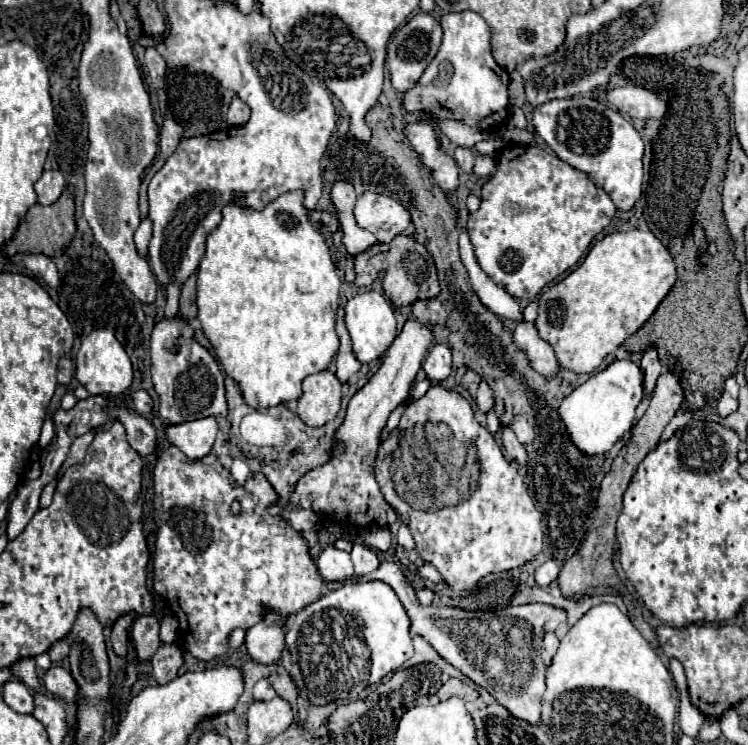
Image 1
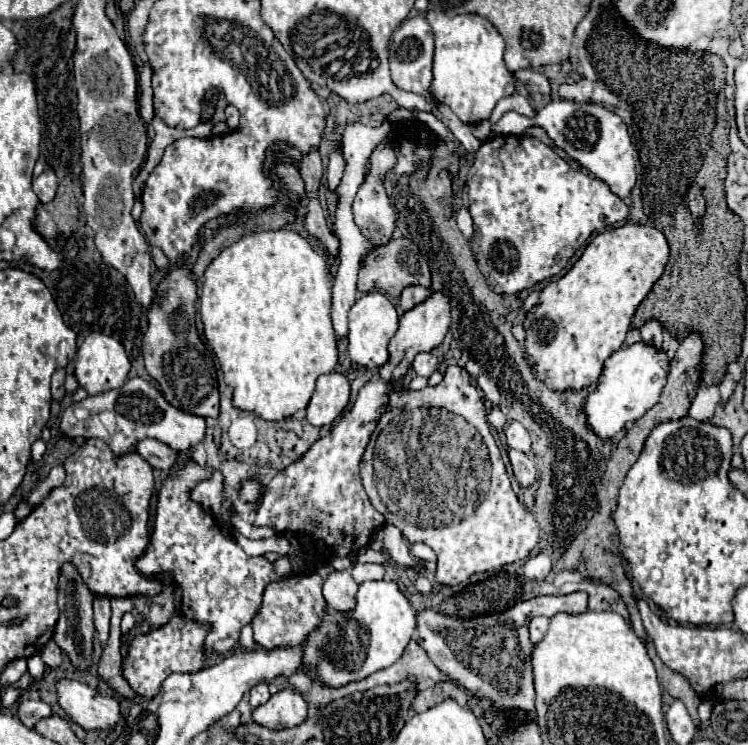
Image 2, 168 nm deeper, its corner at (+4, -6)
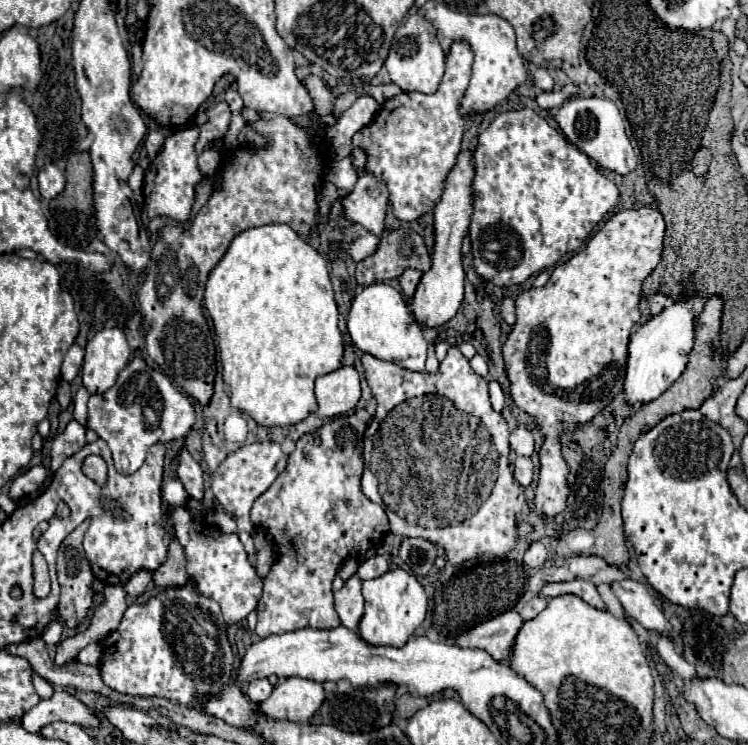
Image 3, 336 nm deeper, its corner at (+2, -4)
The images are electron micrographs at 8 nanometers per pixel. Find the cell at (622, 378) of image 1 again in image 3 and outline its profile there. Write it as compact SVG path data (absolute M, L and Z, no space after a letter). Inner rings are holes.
M694 296L678 300L632 332L628 346L626 380L624 380L624 392L628 404L638 404L638 402L646 404L650 400L656 400L666 388L670 388L674 380L680 378L688 362L688 354L692 352L694 346L696 316L692 312L692 306L694 306Z

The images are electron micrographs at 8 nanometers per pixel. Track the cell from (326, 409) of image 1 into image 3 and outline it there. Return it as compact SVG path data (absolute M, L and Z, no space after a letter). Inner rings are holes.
M342 366L316 380L318 416L334 418L352 410L360 400L360 374L354 366Z

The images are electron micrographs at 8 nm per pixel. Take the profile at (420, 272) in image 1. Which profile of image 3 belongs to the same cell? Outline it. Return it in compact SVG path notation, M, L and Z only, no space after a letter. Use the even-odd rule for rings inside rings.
M398 228L398 230L392 230L388 236L380 238L380 244L372 256L368 256L356 264L356 280L360 286L370 286L374 282L398 278L406 268L426 272L426 268L430 268L430 254L428 254L420 234L416 234L414 230L408 230L408 228Z

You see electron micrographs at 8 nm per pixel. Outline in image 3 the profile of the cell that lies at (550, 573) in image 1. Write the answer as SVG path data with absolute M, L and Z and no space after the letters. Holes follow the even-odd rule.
M532 542L524 554L524 562L530 568L540 568L546 562L546 558L548 558L548 550L546 550L544 542Z

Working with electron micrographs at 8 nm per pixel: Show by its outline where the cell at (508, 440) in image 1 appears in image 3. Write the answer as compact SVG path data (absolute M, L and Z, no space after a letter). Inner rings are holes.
M516 458L514 462L514 478L522 484L522 486L528 486L532 482L532 476L534 476L534 466L532 466L532 460L530 458Z

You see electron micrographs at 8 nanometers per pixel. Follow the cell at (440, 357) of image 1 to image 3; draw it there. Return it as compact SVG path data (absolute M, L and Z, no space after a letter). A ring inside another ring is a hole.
M376 282L354 296L348 312L348 332L352 336L352 342L362 352L368 352L380 360L394 362L412 372L424 372L426 340L422 328L416 322L408 304L404 302L402 294L390 284Z

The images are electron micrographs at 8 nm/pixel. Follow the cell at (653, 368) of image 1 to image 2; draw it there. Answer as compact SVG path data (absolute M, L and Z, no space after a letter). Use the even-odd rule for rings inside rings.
M656 320L646 322L646 324L642 326L640 332L642 332L642 342L644 342L644 344L654 346L656 350L662 348L662 342L664 342L664 334L666 334L666 330L660 326L660 322L656 322Z

